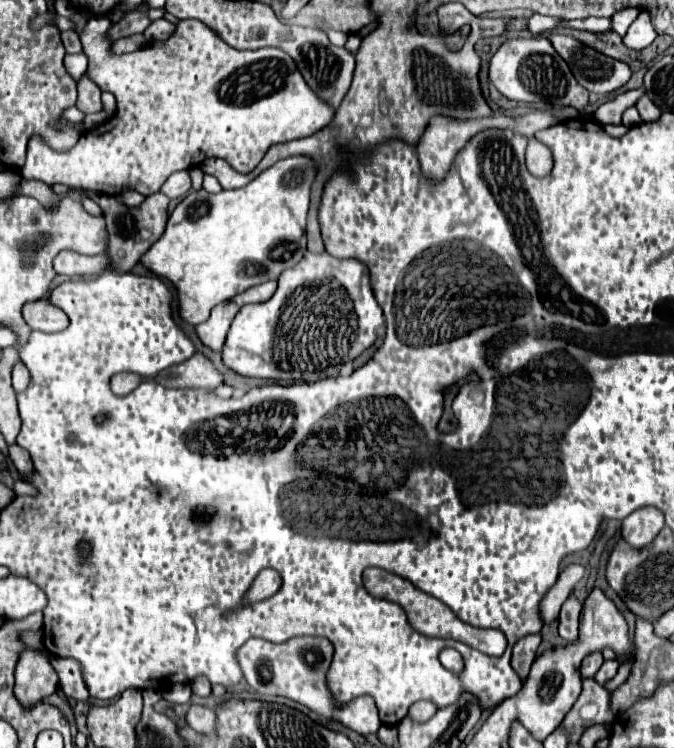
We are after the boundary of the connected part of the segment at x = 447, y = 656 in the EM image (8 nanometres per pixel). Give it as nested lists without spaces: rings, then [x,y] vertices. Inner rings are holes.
[[[450,648],[442,650],[442,652],[440,652],[440,662],[442,662],[448,670],[452,670],[452,672],[460,672],[460,670],[462,670],[462,656],[460,656],[456,650],[450,650]]]

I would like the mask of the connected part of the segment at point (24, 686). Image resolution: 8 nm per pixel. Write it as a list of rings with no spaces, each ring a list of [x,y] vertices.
[[[24,650],[20,662],[16,666],[16,686],[14,696],[24,704],[24,708],[32,708],[46,696],[54,694],[58,688],[58,674],[54,672],[48,656],[38,652]]]

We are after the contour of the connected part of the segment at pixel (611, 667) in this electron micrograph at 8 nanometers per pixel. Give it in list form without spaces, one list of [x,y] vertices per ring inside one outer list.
[[[606,660],[604,664],[602,664],[602,668],[596,672],[596,682],[598,684],[604,684],[606,680],[610,680],[610,678],[614,678],[616,676],[616,670],[618,670],[618,660]]]

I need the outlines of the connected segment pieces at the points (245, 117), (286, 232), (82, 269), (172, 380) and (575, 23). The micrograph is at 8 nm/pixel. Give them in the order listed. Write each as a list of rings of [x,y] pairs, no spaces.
[[[180,20],[168,40],[150,42],[132,54],[122,54],[120,62],[106,62],[106,68],[90,68],[90,76],[98,88],[116,96],[116,114],[94,130],[86,130],[68,152],[54,152],[44,142],[30,140],[28,158],[20,170],[24,178],[80,186],[114,196],[132,188],[150,196],[162,188],[172,172],[200,166],[206,158],[222,158],[236,172],[248,174],[272,144],[306,138],[334,118],[334,110],[308,88],[286,52],[280,48],[236,50],[198,20]]]
[[[292,156],[276,162],[240,190],[222,190],[218,194],[190,190],[190,194],[170,214],[168,226],[160,240],[140,258],[140,264],[146,270],[174,284],[180,302],[180,318],[184,322],[192,326],[204,322],[216,304],[230,300],[256,284],[276,280],[282,270],[300,262],[306,250],[306,212],[314,176],[316,166],[310,158]]]
[[[64,250],[54,258],[56,274],[62,274],[62,276],[100,274],[108,266],[110,266],[110,260],[104,254],[100,254],[100,256],[84,256],[84,254],[76,254],[76,252]]]
[[[194,354],[186,362],[166,368],[154,380],[166,388],[212,388],[222,384],[222,374],[206,356]]]
[[[589,17],[584,20],[564,20],[560,23],[563,27],[573,27],[579,30],[588,30],[594,33],[606,32],[612,27],[610,18]]]

